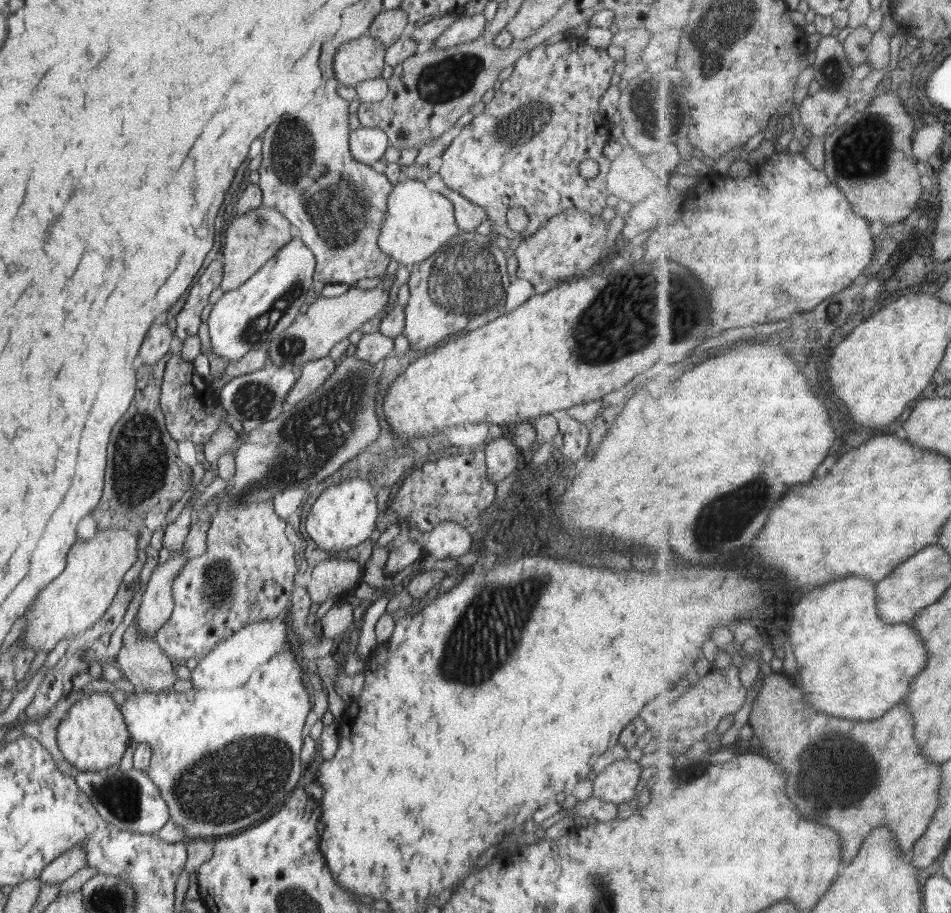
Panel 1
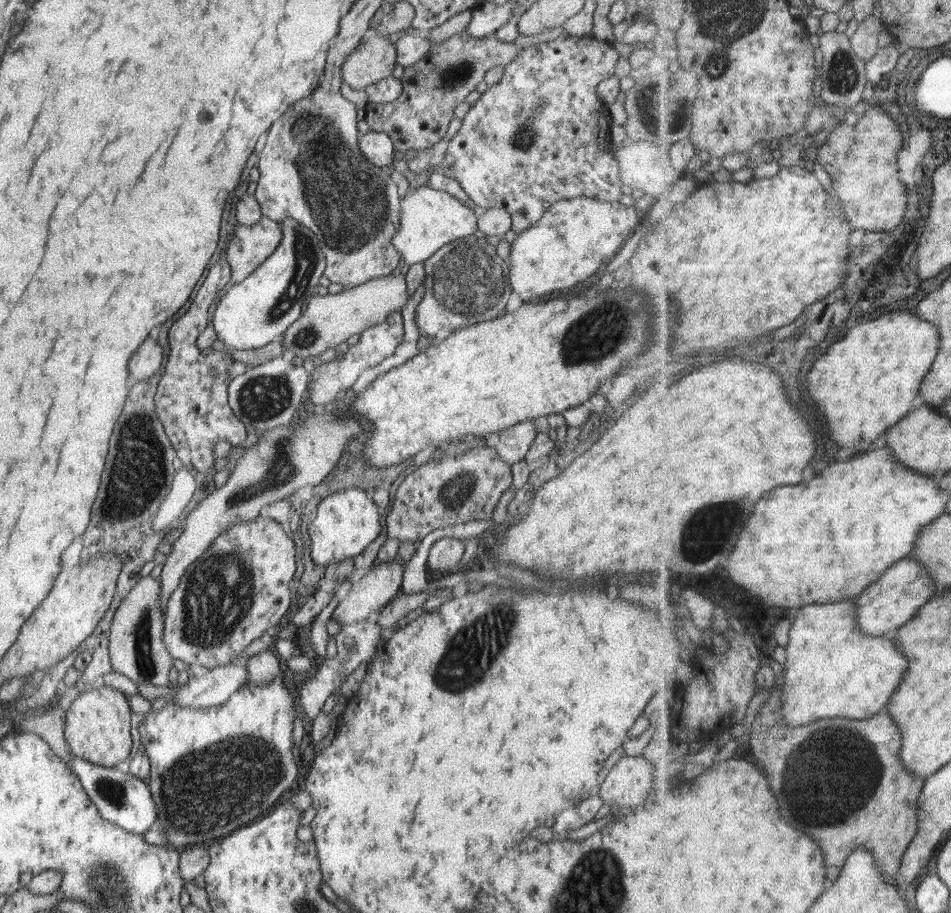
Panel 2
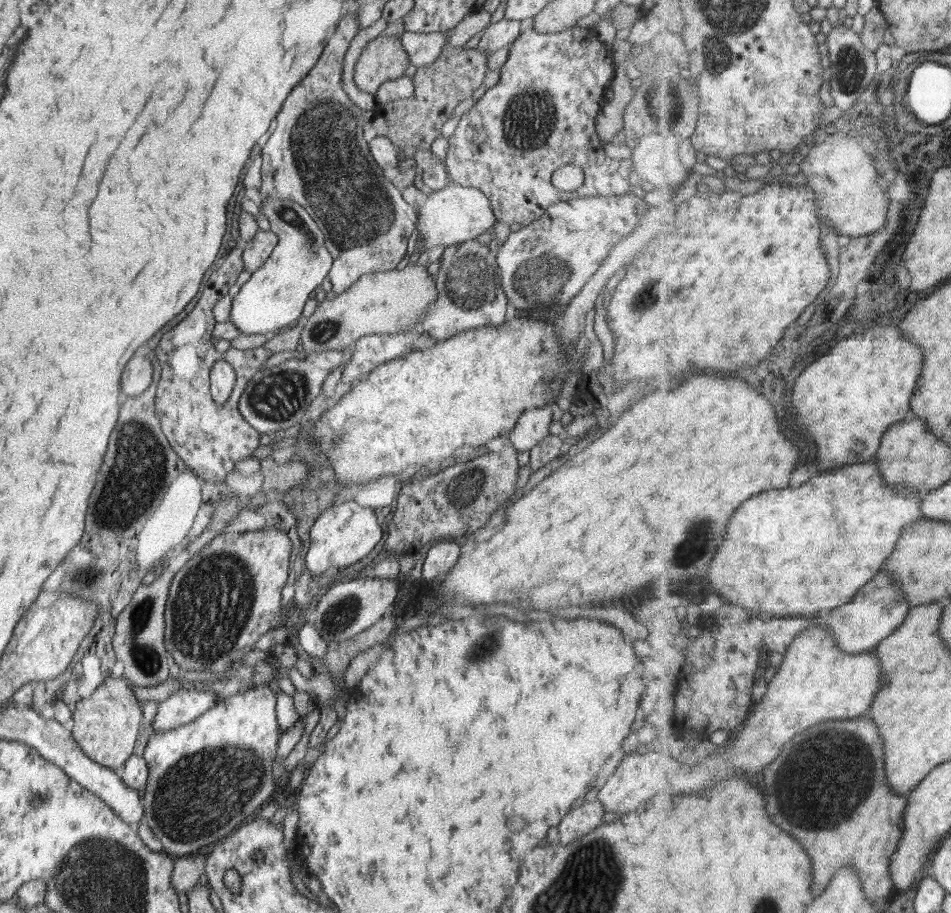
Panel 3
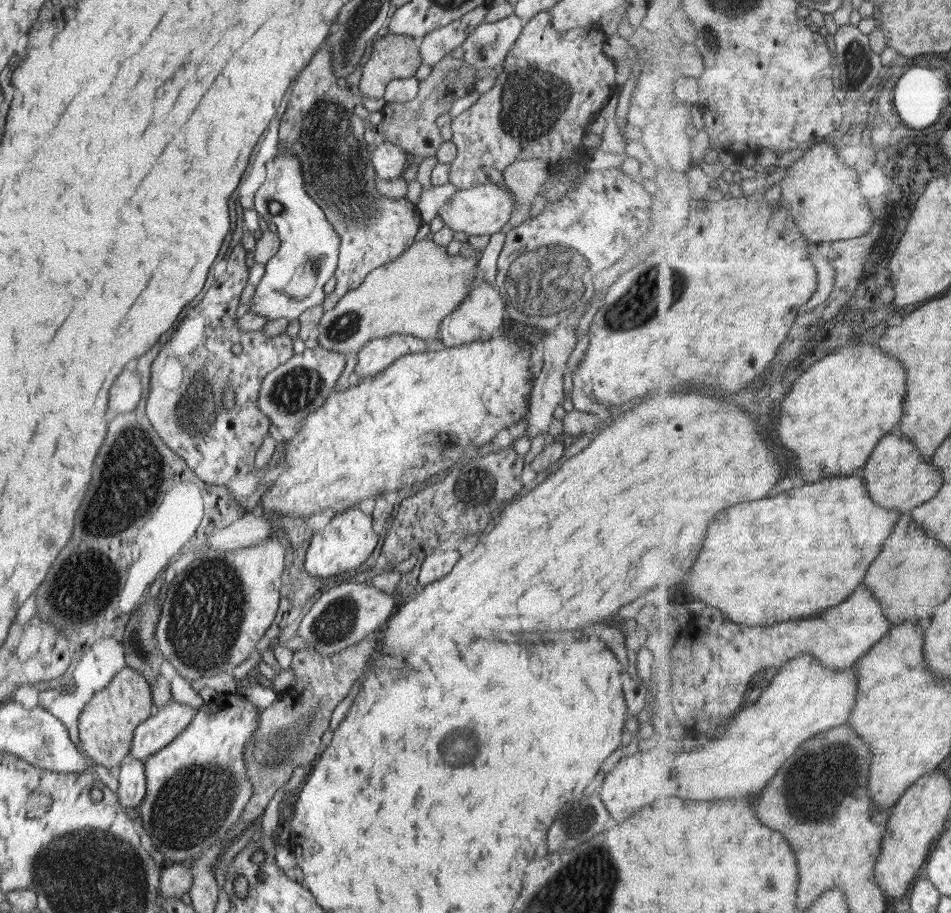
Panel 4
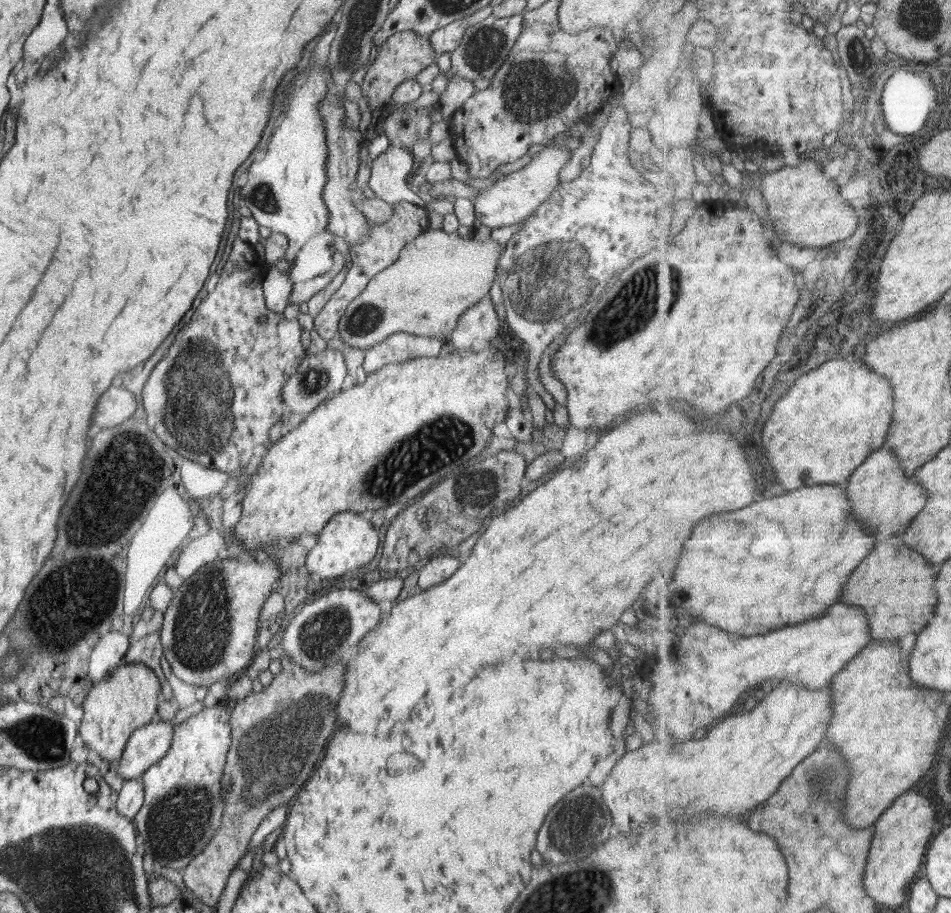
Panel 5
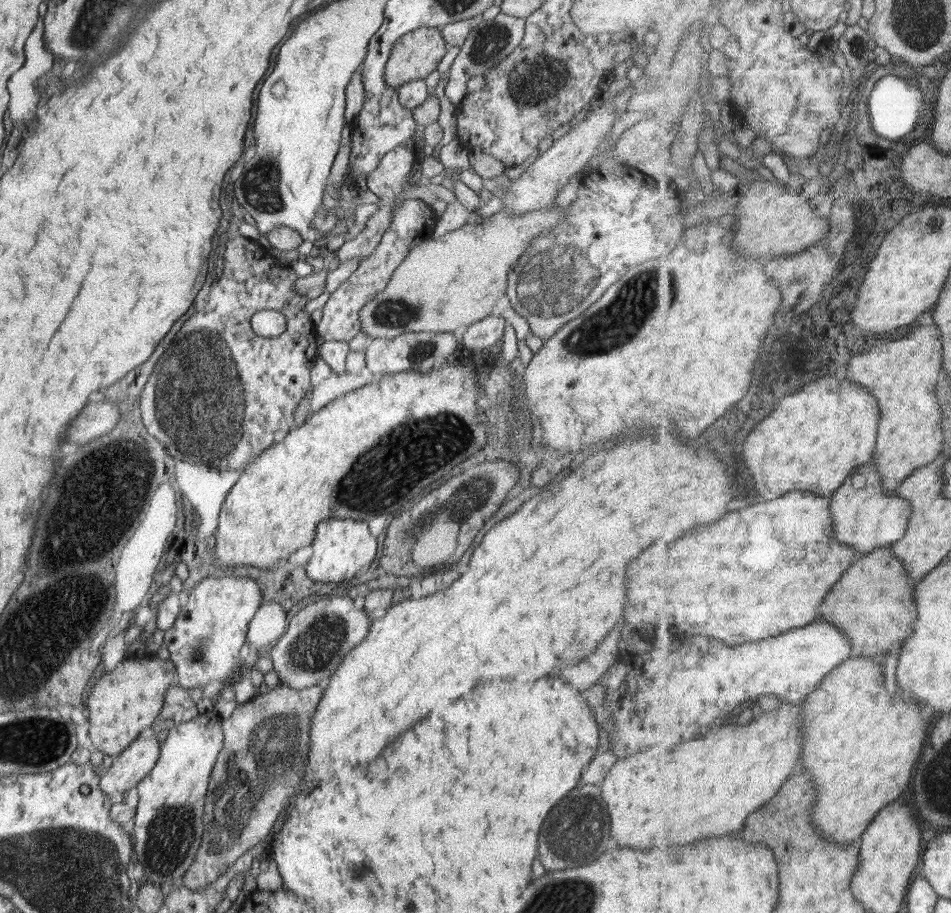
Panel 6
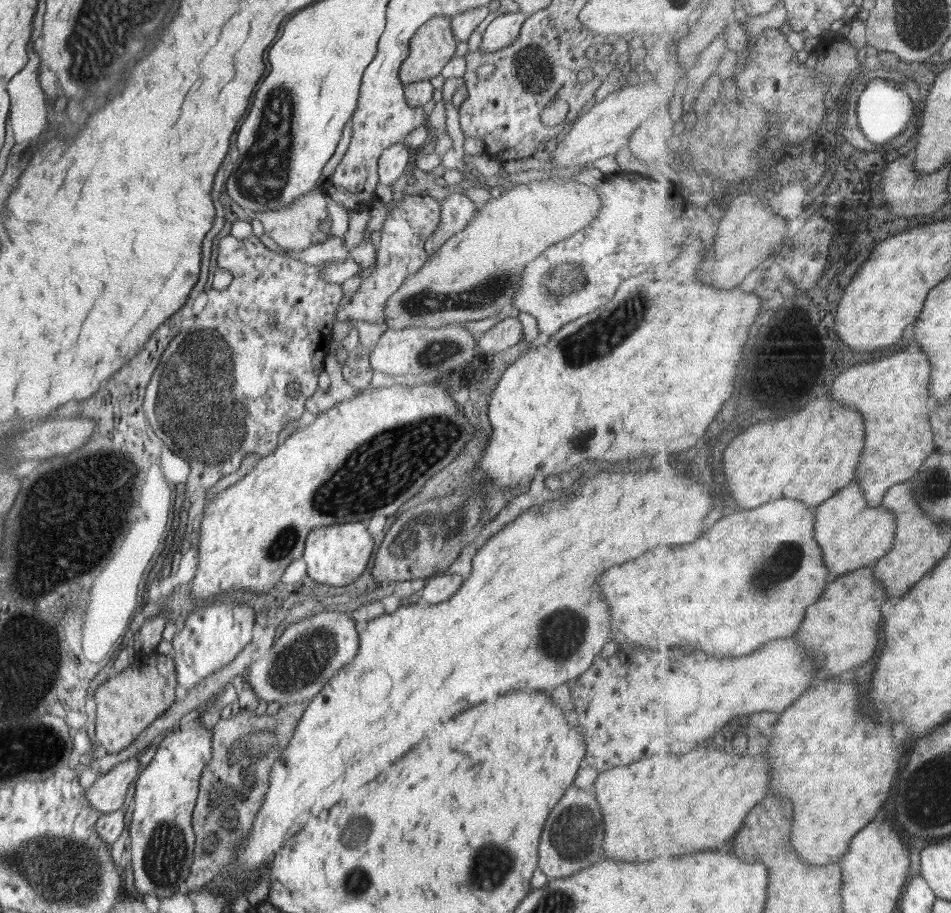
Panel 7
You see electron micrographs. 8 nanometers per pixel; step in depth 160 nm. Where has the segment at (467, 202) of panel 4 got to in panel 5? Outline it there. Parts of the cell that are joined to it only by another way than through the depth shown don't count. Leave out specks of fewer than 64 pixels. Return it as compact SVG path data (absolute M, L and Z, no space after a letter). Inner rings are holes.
M562 143L554 146L547 146L546 149L536 153L531 158L529 164L526 164L523 168L518 171L514 171L505 177L499 177L499 179L491 186L486 189L480 190L480 193L471 200L475 207L475 216L478 220L481 220L484 226L488 228L500 228L502 226L512 226L518 222L523 222L538 208L542 203L546 202L551 194L557 190L560 182L560 170L568 164L568 160L571 157L572 148L566 148Z

